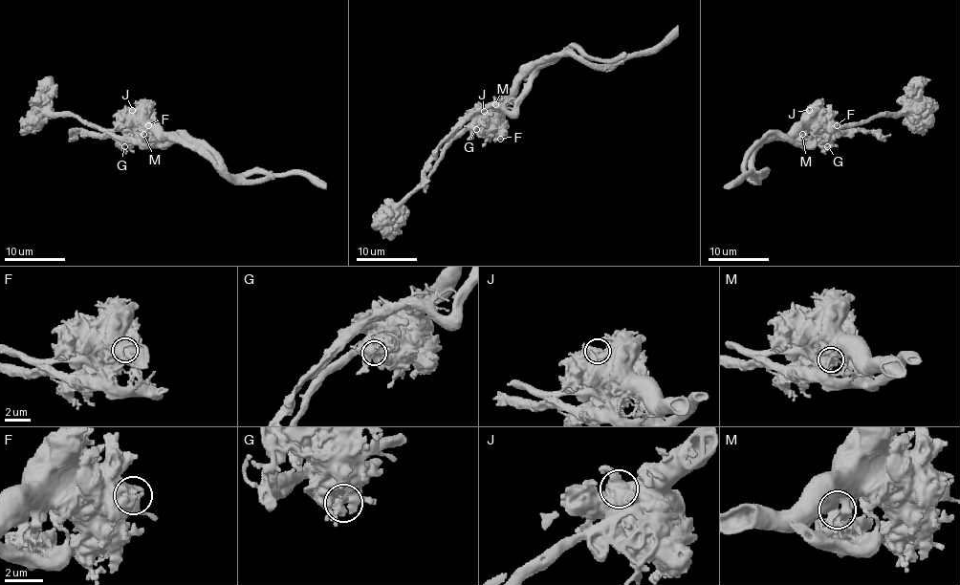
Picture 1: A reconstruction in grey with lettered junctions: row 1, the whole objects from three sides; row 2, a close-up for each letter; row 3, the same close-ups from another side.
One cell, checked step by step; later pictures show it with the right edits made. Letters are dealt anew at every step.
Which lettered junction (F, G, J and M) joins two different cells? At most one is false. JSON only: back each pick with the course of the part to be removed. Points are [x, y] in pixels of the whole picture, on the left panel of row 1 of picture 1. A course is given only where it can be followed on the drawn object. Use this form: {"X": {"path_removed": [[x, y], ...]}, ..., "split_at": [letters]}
{"M": {"path_removed": [[144, 134], [147, 143], [185, 134], [201, 141], [236, 180], [270, 180], [274, 175]]}, "split_at": ["M"]}

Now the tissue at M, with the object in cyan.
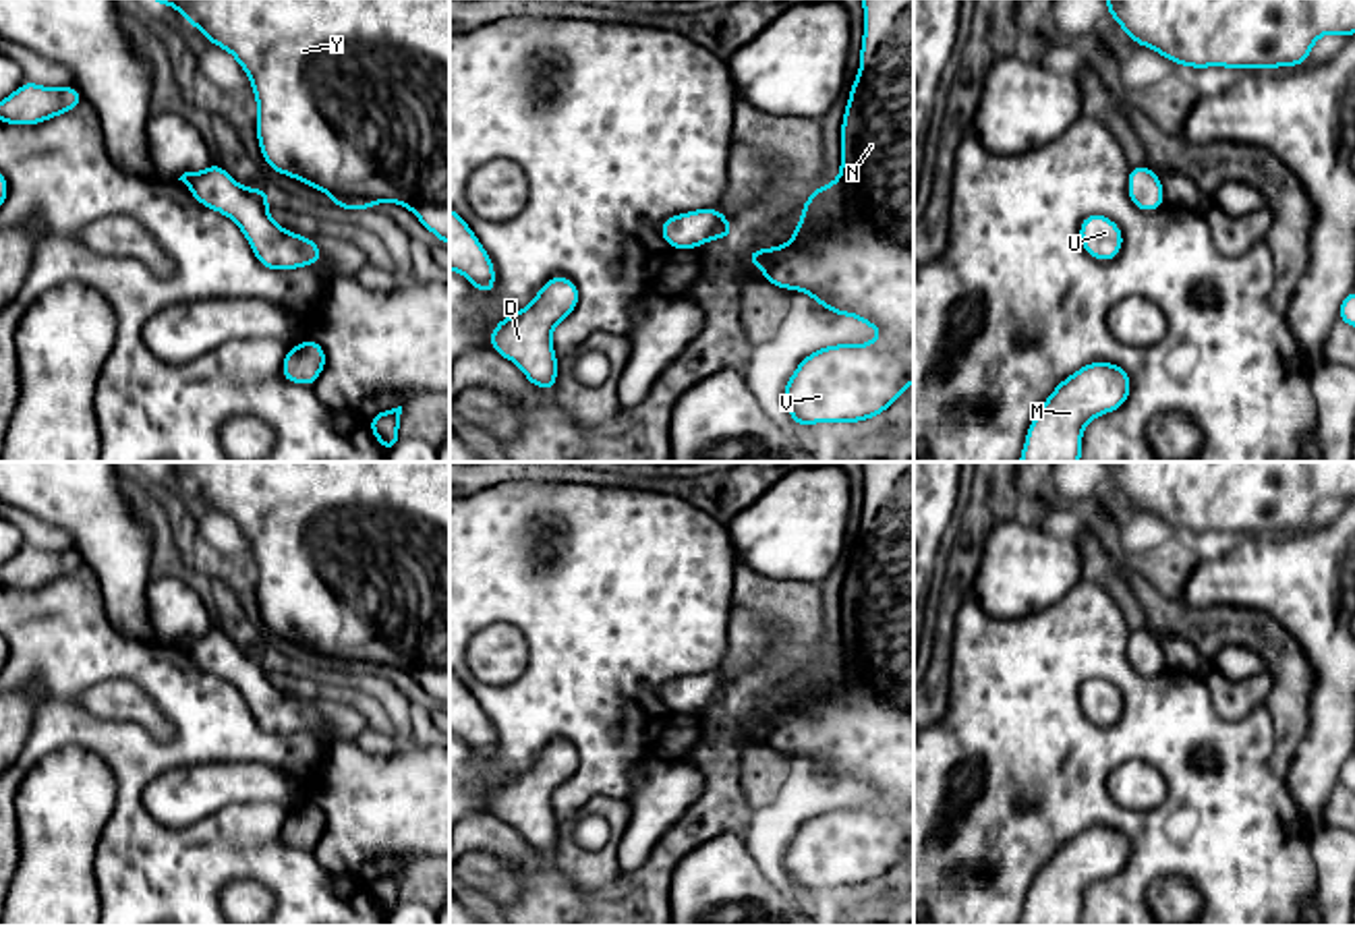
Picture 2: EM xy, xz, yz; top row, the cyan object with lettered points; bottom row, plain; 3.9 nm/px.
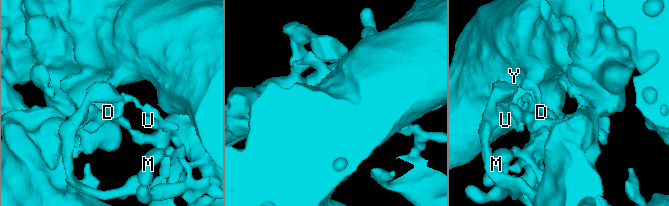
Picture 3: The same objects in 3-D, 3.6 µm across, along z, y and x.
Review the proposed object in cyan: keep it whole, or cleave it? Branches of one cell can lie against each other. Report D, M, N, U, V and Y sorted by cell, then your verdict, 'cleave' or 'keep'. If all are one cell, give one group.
D M / N U V Y | cleave

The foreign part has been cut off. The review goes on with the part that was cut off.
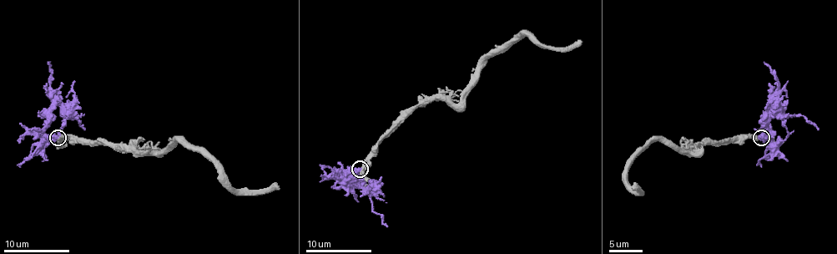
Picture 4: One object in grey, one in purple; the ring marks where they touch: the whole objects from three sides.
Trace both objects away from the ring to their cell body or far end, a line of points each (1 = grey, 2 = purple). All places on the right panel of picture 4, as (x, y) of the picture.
1: (762, 137), (733, 137), (697, 145), (690, 150), (652, 140), (629, 165), (627, 182), (639, 190), (634, 185)
2: (762, 137), (770, 121), (770, 114), (779, 104), (784, 114), (799, 114), (818, 129)

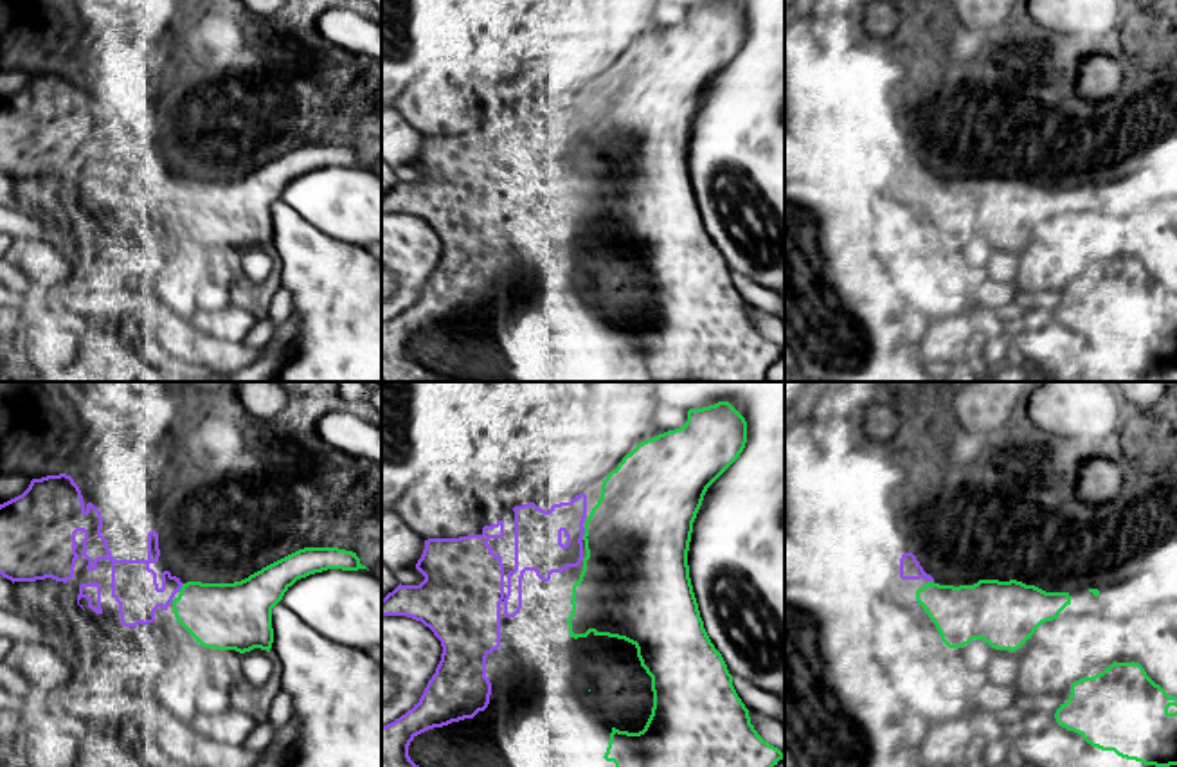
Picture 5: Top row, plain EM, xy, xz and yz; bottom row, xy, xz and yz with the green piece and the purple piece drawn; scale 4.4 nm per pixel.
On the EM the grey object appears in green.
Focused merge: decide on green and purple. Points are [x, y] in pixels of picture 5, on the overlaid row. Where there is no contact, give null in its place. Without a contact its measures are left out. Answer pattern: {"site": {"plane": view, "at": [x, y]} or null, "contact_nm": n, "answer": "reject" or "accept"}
{"site": {"plane": "xz", "at": [585, 533]}, "contact_nm": 60, "answer": "accept"}

